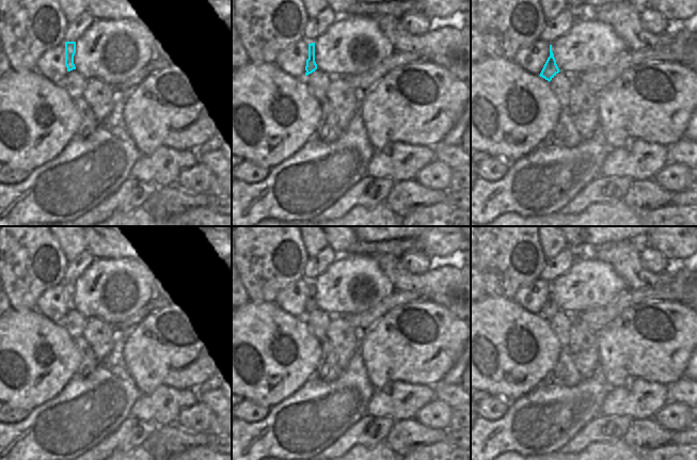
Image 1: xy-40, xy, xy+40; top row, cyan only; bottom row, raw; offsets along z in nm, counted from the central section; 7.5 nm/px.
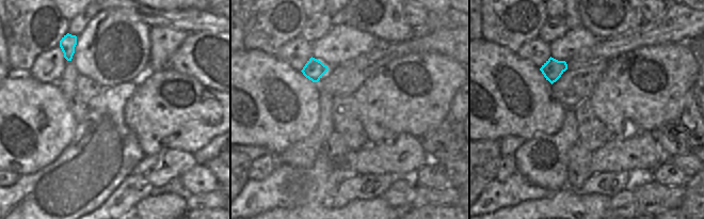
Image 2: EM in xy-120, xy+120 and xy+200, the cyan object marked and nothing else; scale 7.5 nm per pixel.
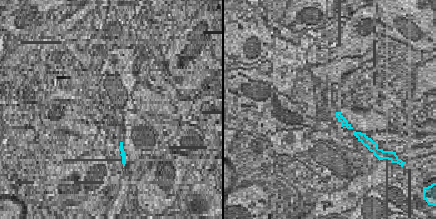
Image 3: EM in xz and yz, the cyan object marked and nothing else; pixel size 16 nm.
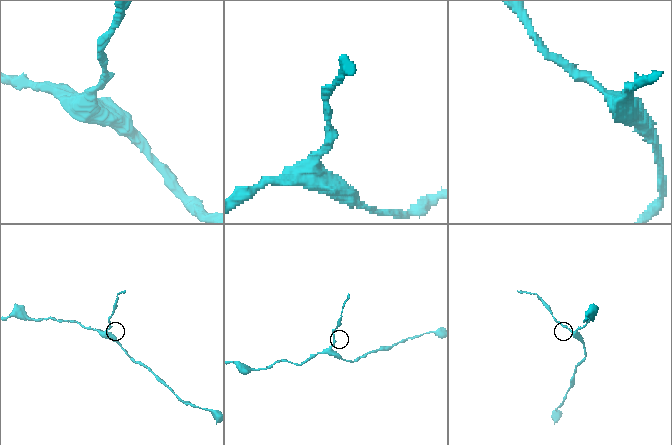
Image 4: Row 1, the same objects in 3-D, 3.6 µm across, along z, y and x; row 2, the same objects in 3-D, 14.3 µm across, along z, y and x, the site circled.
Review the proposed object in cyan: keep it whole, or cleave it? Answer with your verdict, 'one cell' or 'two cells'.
one cell

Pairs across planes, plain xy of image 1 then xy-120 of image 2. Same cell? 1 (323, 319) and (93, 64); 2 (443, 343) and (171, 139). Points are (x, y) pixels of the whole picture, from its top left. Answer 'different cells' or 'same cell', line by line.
1: different cells
2: same cell

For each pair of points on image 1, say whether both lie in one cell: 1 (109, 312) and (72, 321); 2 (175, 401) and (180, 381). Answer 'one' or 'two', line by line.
1: two
2: two

